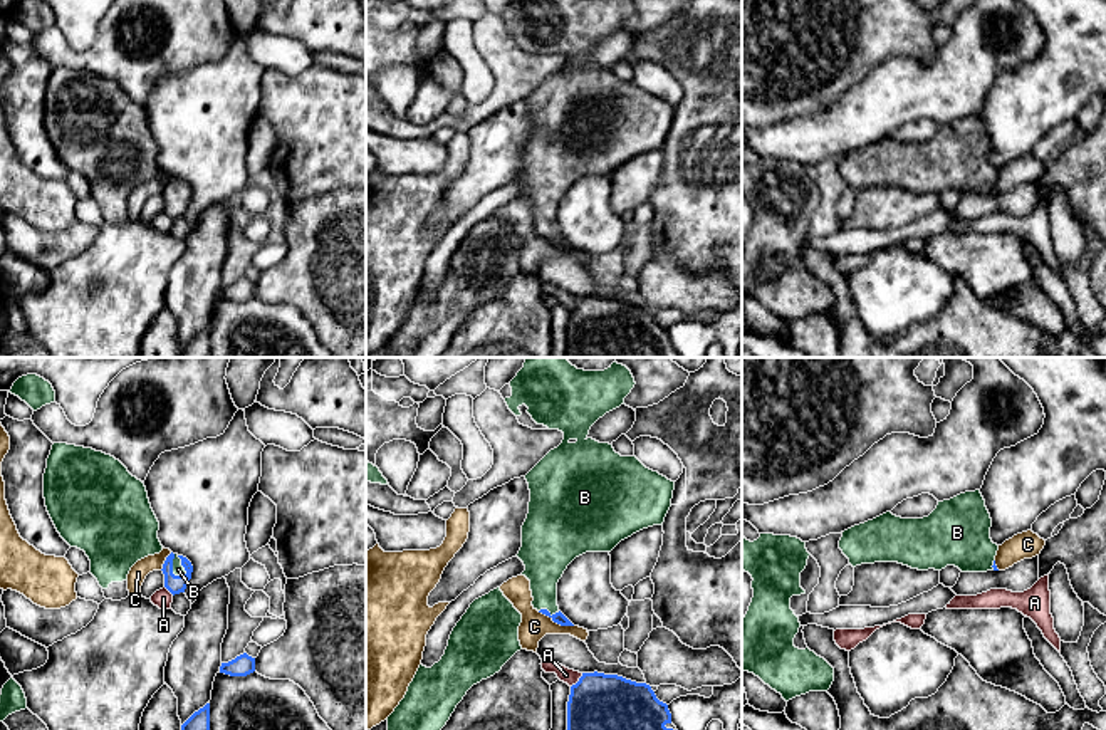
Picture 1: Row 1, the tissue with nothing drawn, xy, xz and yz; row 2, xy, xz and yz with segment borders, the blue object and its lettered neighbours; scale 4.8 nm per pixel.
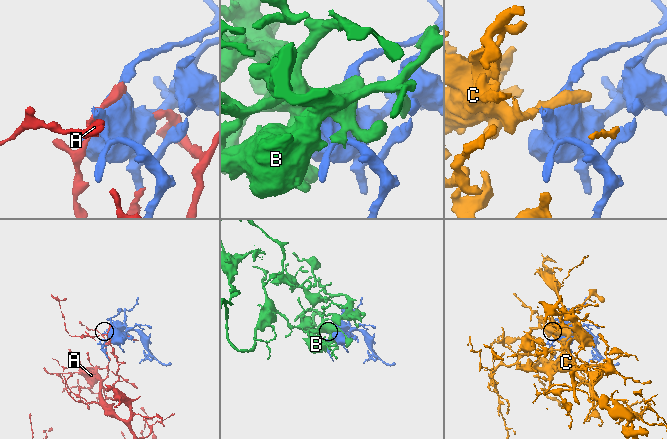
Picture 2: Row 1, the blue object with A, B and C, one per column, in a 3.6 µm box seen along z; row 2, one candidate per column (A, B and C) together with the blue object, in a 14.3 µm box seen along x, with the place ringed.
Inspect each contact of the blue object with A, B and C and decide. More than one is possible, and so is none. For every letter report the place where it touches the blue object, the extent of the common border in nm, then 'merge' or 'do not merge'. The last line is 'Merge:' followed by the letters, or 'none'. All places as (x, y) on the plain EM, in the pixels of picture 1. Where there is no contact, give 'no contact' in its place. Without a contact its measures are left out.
A: xz (579, 304) | 90 nm | do not merge
B: xy (182, 188) | 120 nm | merge
C: xz (556, 245) | 190 nm | do not merge
Merge: B

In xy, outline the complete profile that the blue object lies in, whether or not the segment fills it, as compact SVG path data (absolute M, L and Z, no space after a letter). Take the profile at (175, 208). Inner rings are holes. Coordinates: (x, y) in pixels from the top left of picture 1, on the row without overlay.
M171 176L161 195L164 198L164 211L175 220L185 216L191 203L193 190L186 181Z

